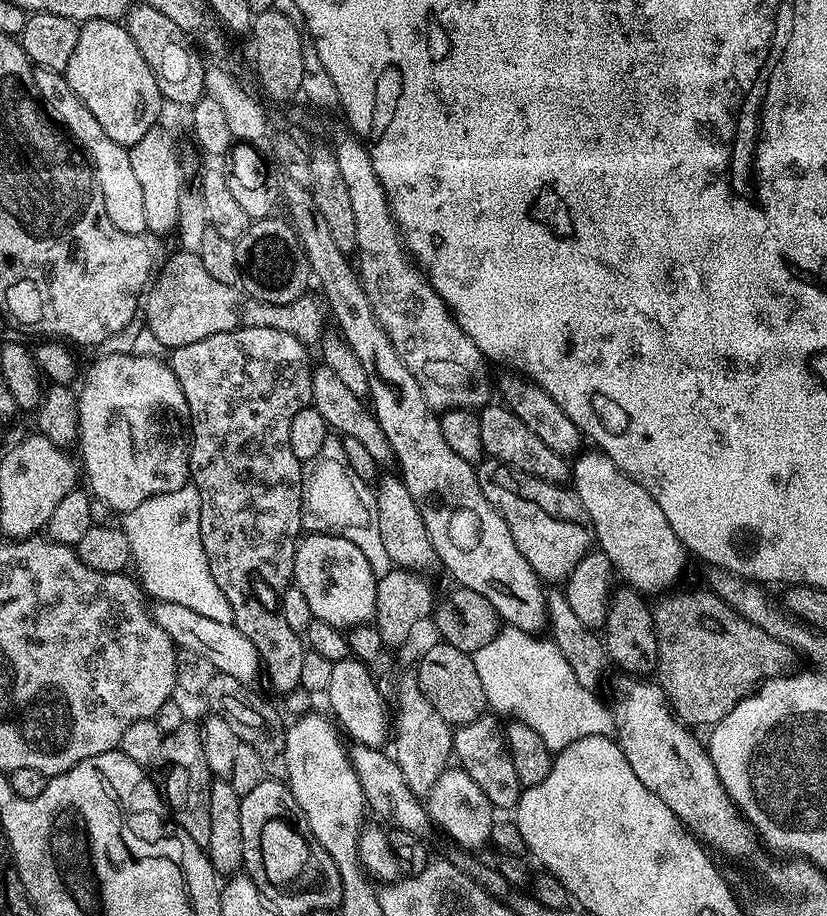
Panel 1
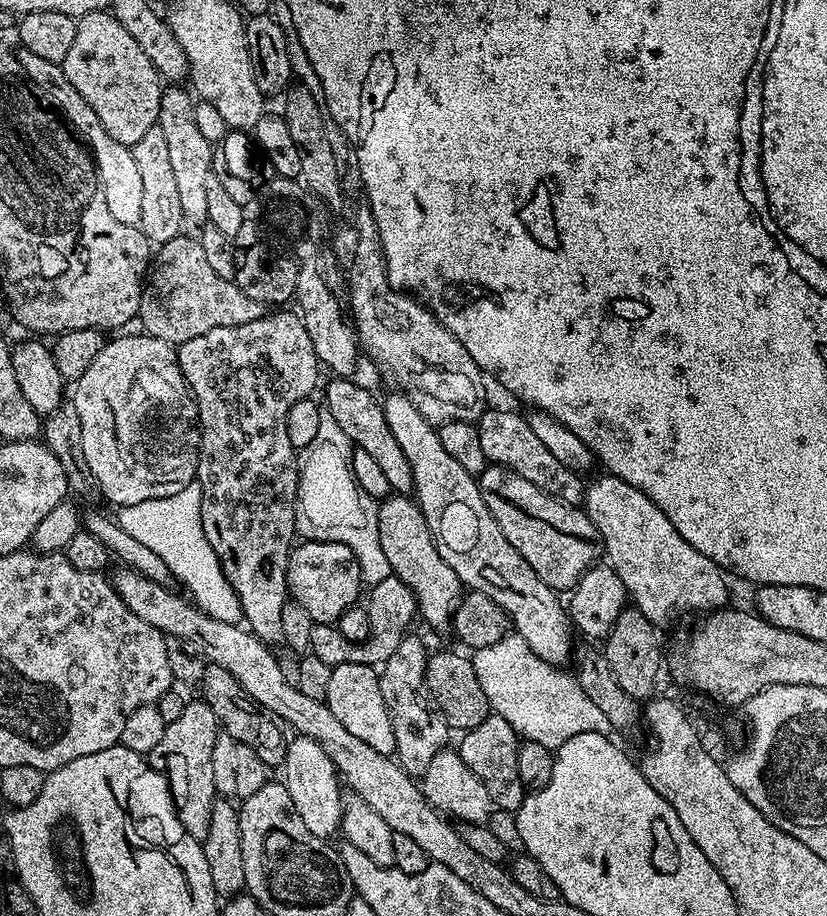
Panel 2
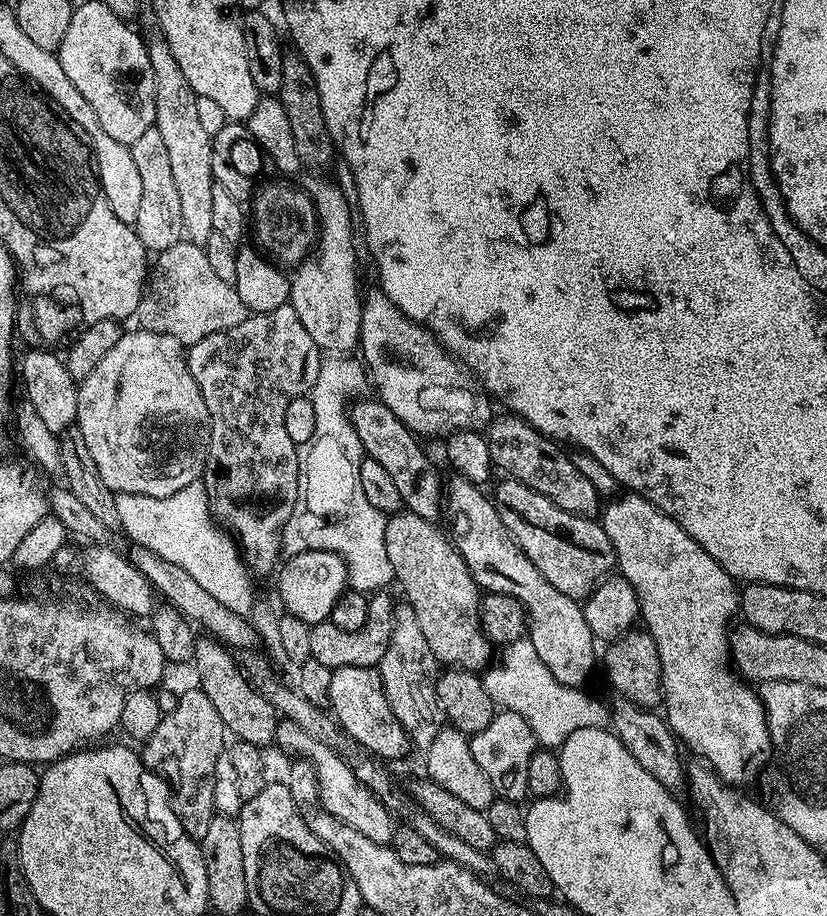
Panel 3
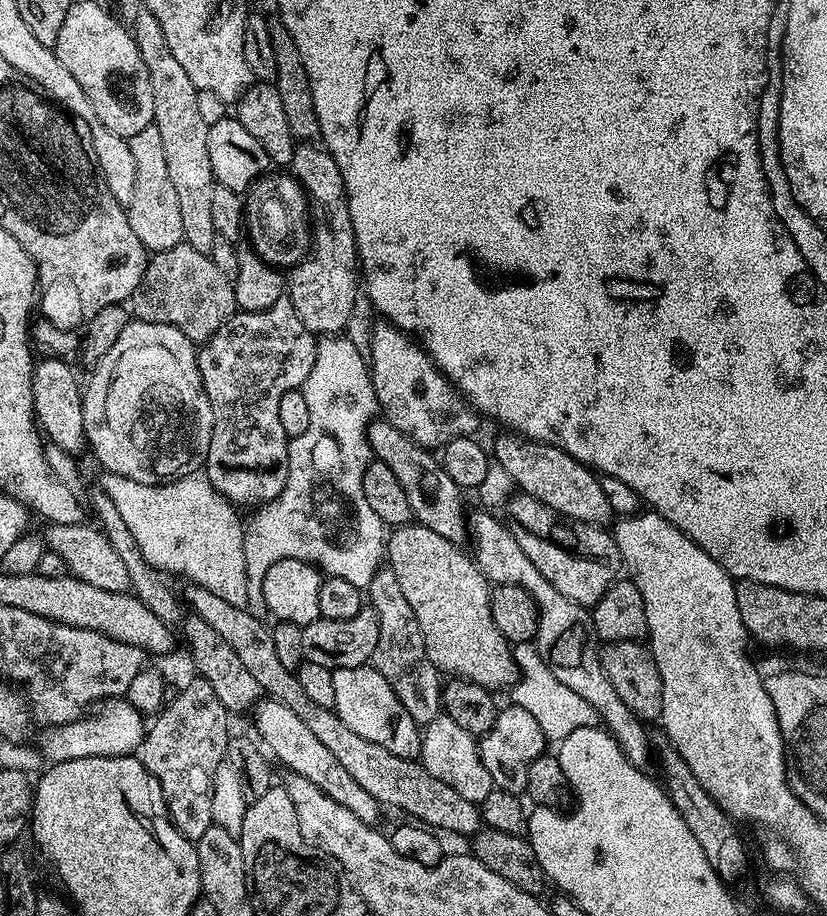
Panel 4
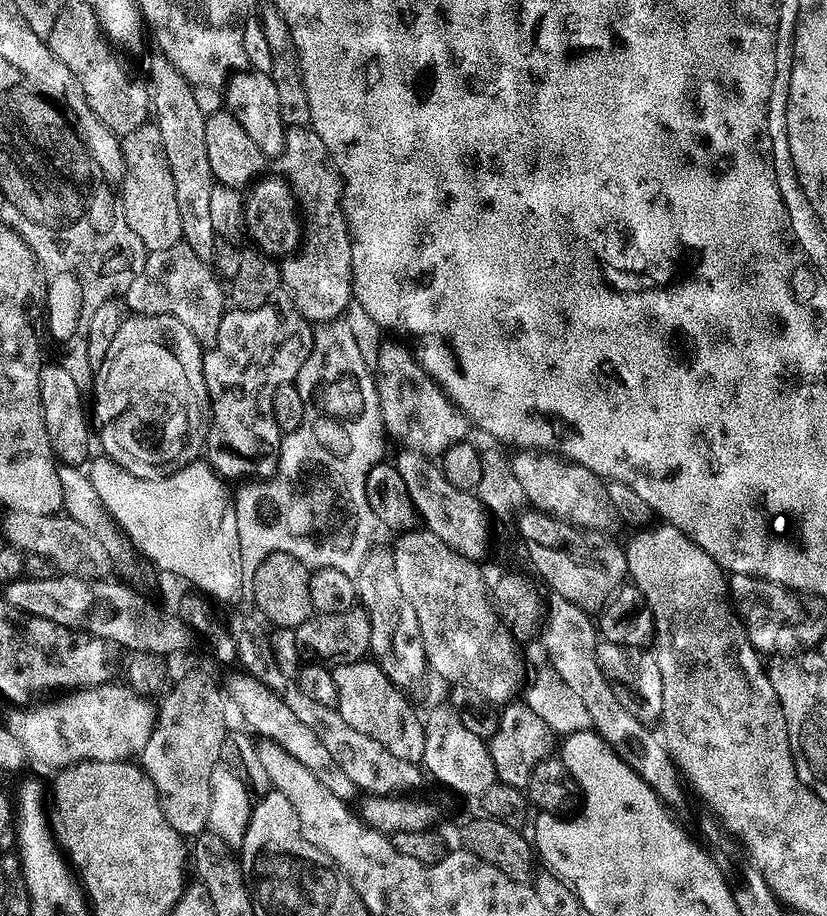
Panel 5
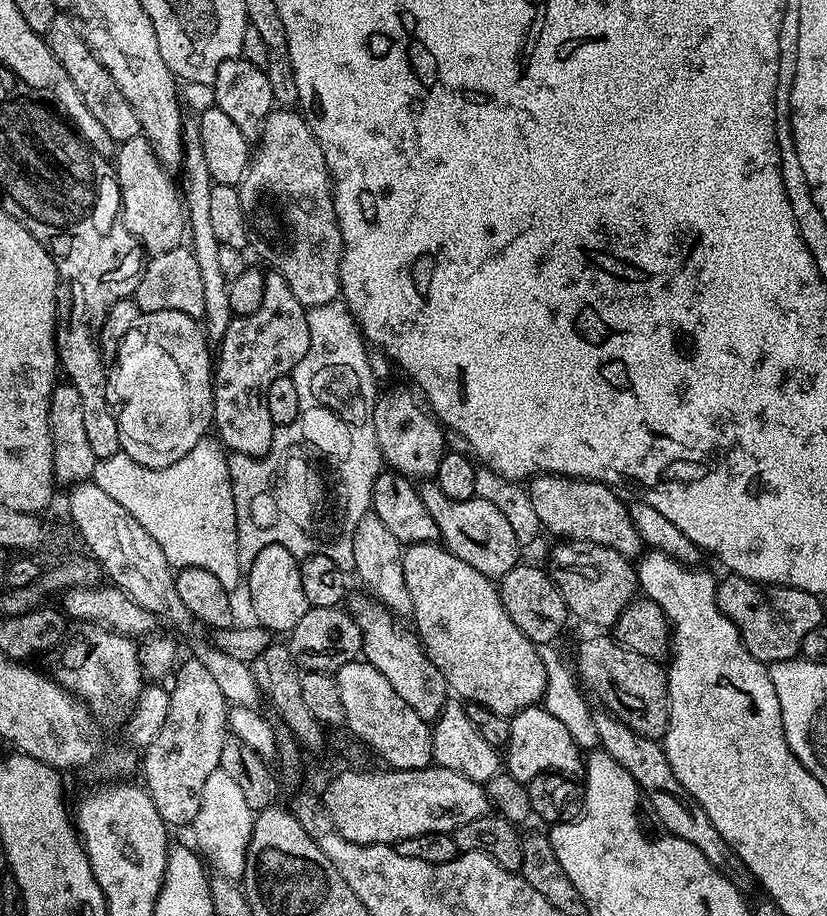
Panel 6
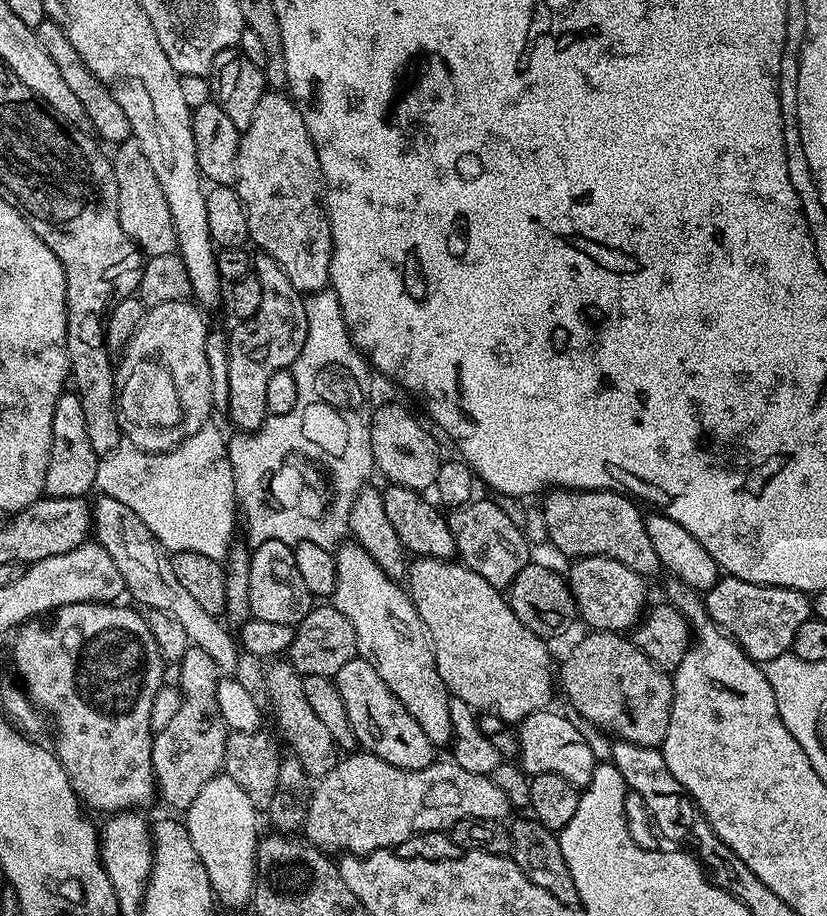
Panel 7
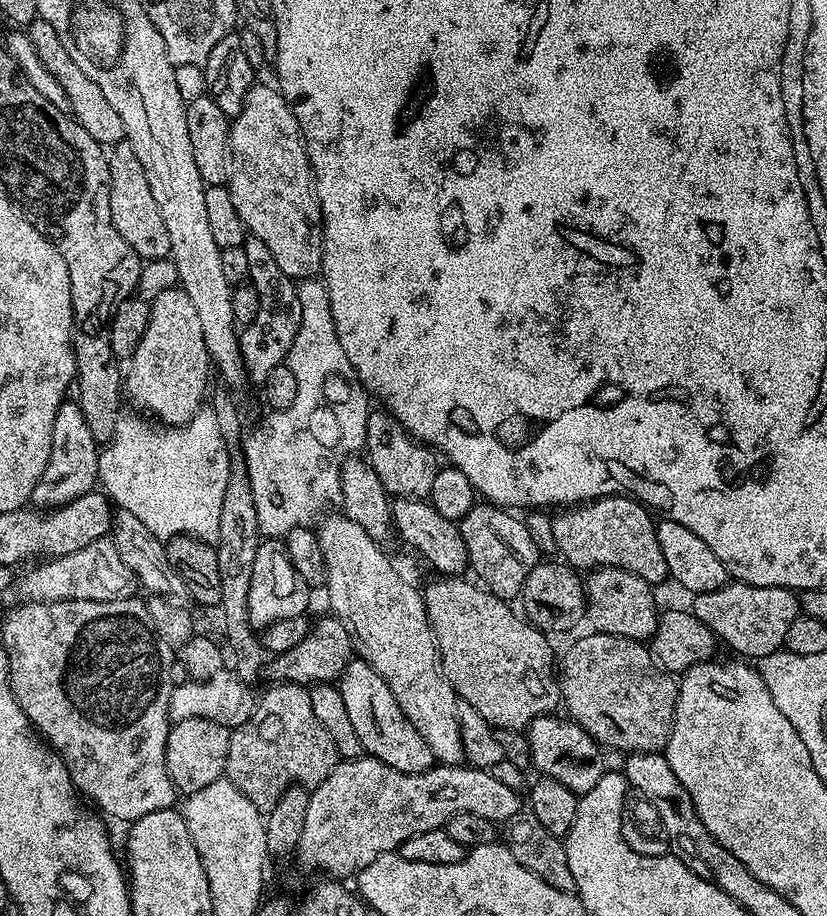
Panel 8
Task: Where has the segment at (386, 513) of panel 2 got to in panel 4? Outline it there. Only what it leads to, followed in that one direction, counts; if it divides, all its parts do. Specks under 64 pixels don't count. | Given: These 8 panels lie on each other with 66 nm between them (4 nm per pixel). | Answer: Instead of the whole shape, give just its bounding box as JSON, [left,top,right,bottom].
[386,522,518,690]

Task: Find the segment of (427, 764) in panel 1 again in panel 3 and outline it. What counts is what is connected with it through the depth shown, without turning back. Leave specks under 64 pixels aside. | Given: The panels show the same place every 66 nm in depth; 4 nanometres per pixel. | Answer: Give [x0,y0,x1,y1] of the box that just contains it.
[378,602,442,750]

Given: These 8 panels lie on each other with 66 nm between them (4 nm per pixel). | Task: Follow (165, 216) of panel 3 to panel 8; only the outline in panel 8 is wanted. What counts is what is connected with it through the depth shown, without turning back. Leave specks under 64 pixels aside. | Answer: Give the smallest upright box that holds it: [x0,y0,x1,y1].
[108,138,171,261]

